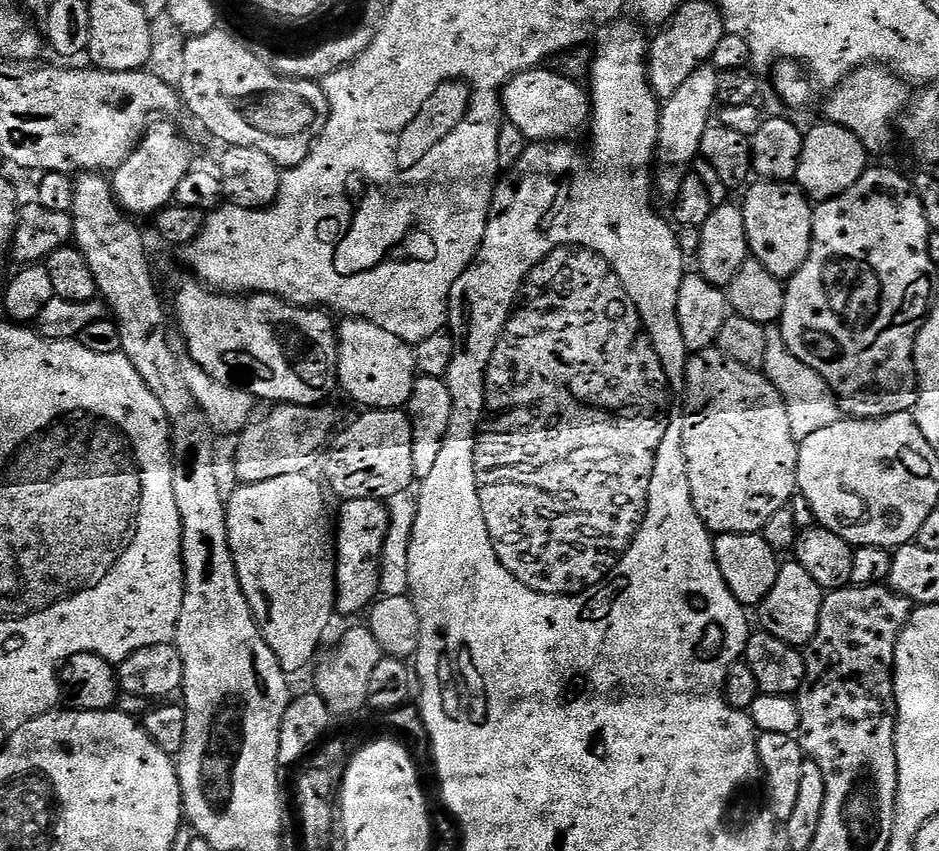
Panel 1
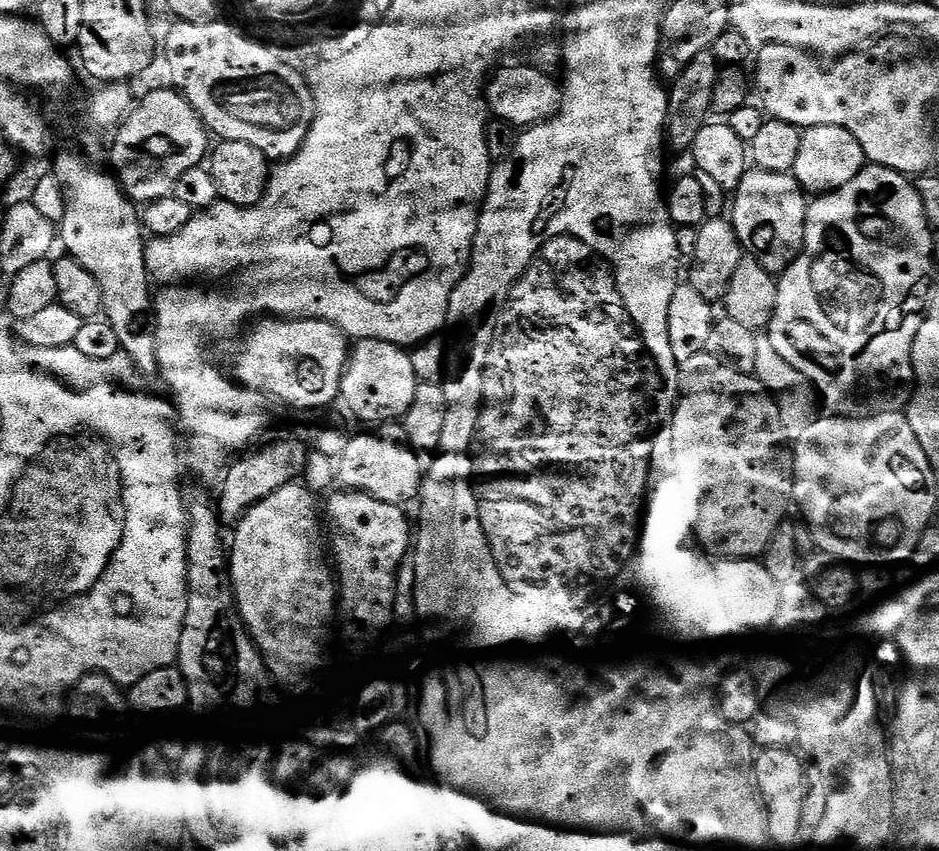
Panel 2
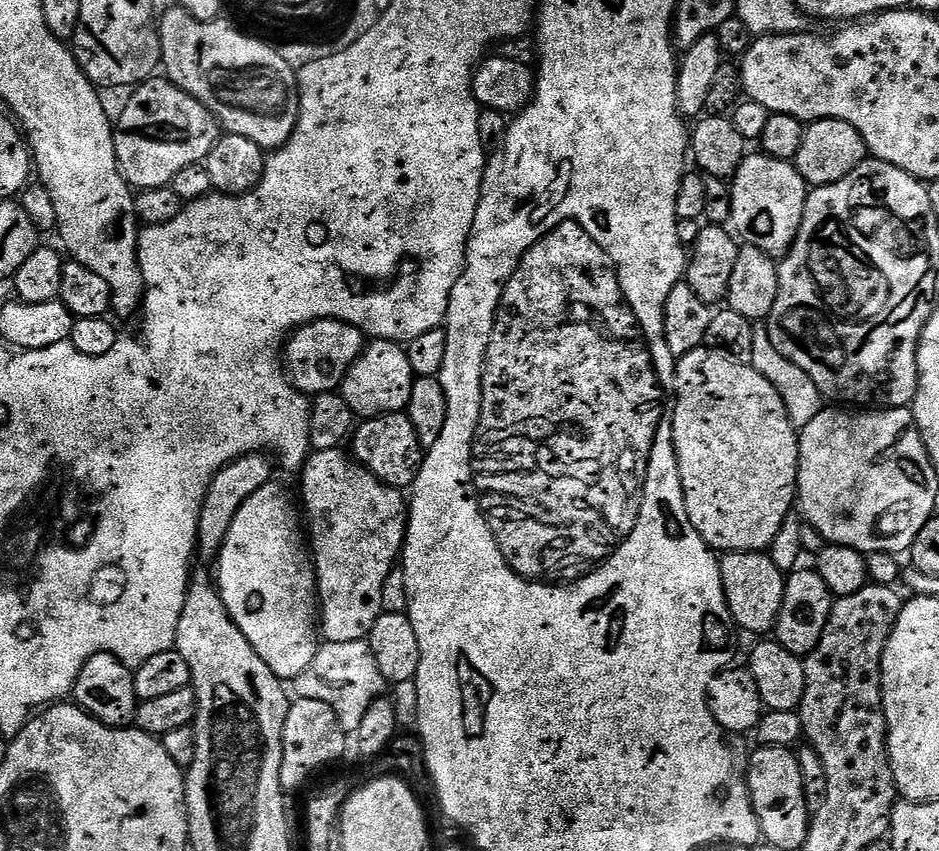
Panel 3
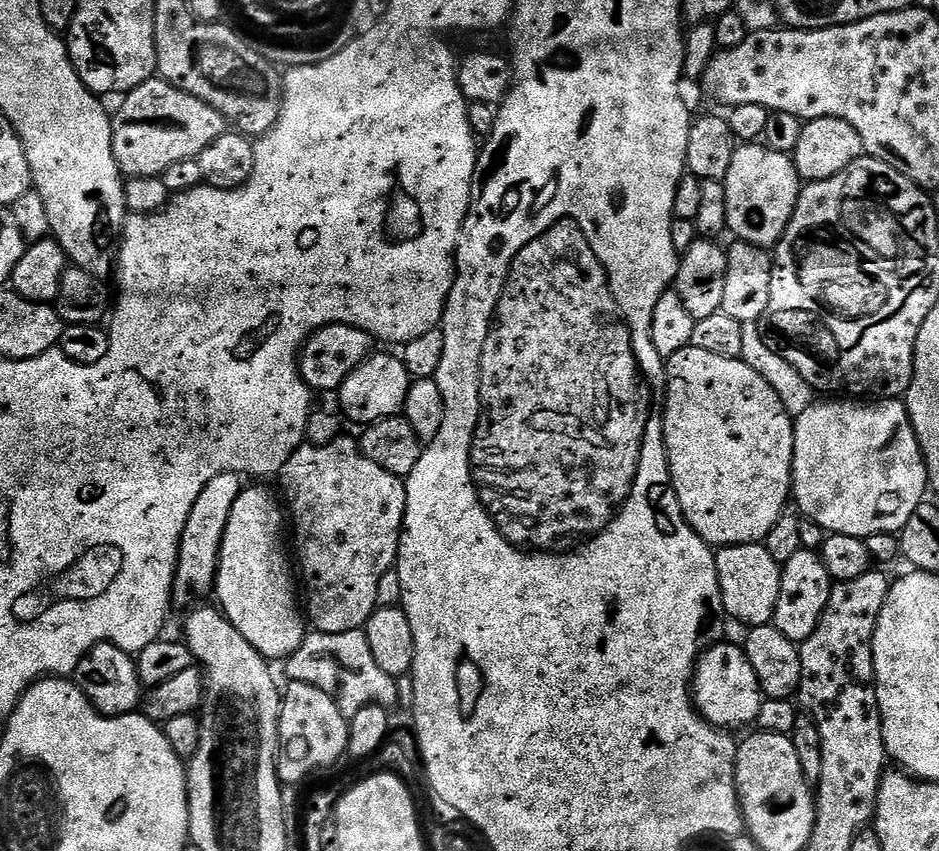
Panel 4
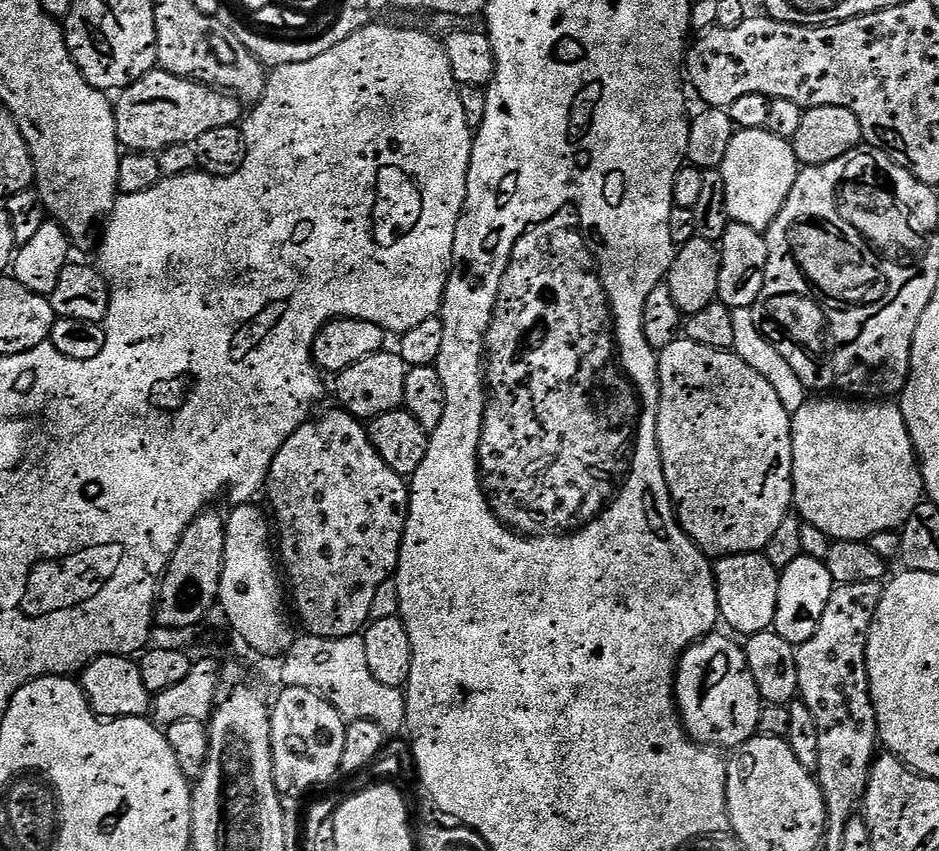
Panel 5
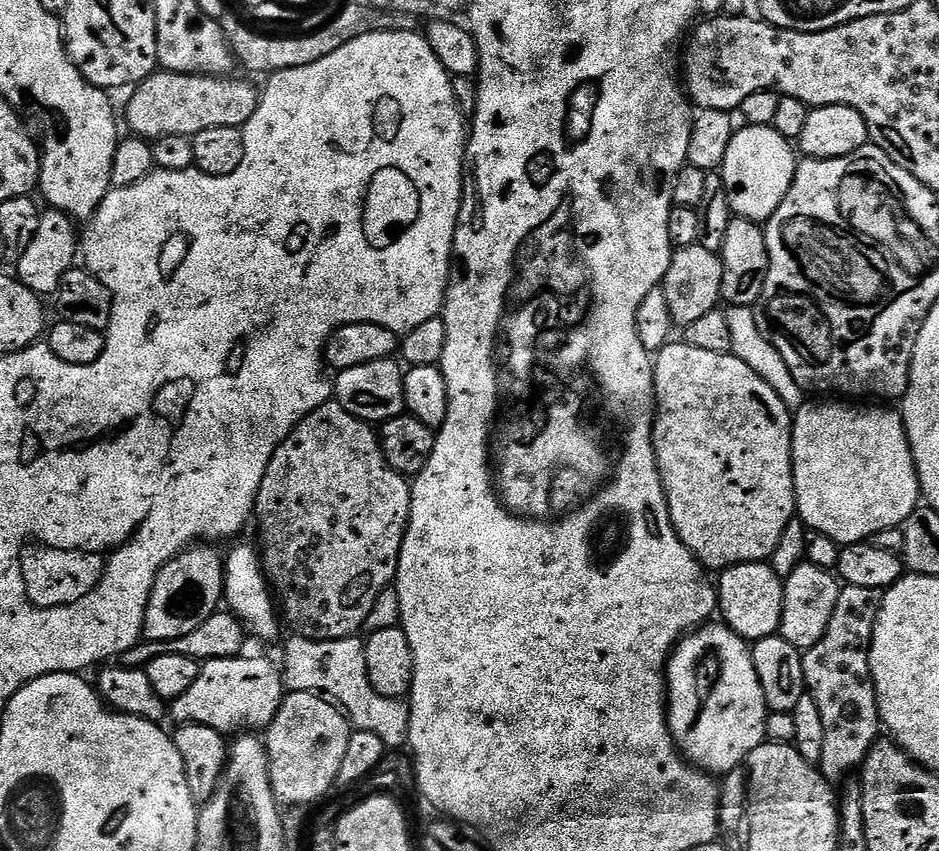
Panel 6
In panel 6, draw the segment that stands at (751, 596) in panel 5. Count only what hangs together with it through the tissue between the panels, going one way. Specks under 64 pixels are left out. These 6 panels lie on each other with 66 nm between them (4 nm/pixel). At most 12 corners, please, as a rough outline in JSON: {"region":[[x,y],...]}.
{"region":[[747,560],[719,576],[723,623],[749,642],[779,633],[784,580]]}

